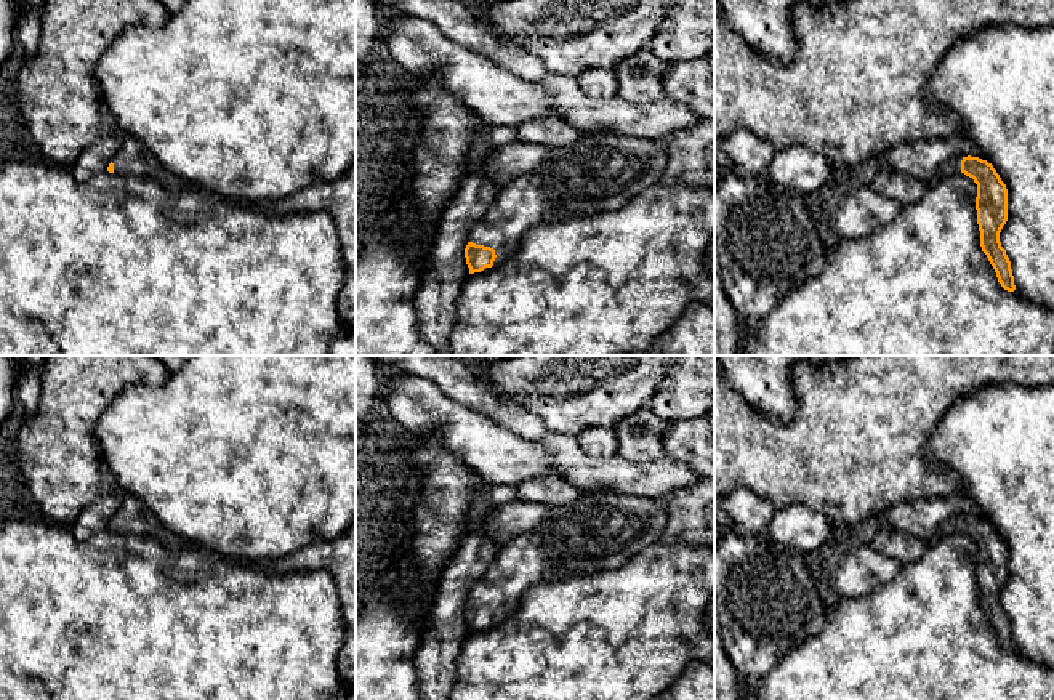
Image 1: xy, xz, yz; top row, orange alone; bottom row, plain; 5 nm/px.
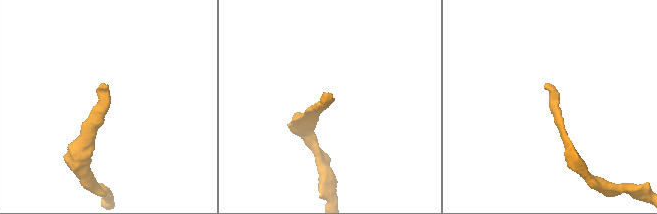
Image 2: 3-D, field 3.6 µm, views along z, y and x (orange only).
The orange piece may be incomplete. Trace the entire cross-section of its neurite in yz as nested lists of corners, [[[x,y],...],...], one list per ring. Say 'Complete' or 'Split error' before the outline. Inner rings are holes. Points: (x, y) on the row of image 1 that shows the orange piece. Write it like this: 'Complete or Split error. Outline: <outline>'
Split error. Outline: [[[953,157],[939,170],[939,179],[964,173],[977,184],[976,210],[980,231],[980,247],[993,266],[998,282],[1014,292],[1014,276],[1000,232],[1008,221],[1008,189],[992,163],[979,157]]]

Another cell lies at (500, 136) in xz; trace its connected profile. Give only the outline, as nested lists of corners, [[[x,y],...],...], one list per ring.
[[[492,127],[489,152],[493,152],[495,149],[511,144],[514,141],[517,141],[516,127]]]

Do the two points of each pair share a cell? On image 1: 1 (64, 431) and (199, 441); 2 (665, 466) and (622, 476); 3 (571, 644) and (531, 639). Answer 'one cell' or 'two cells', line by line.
1: two cells
2: one cell
3: one cell

